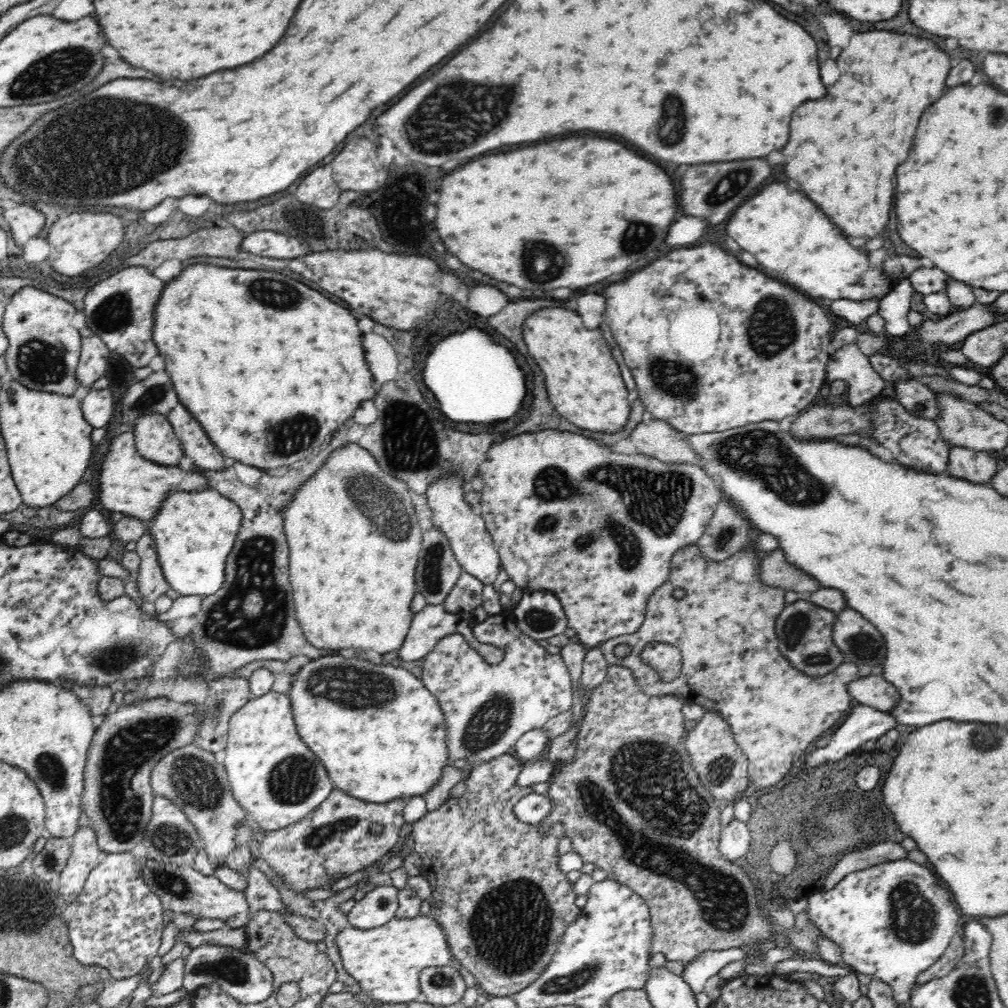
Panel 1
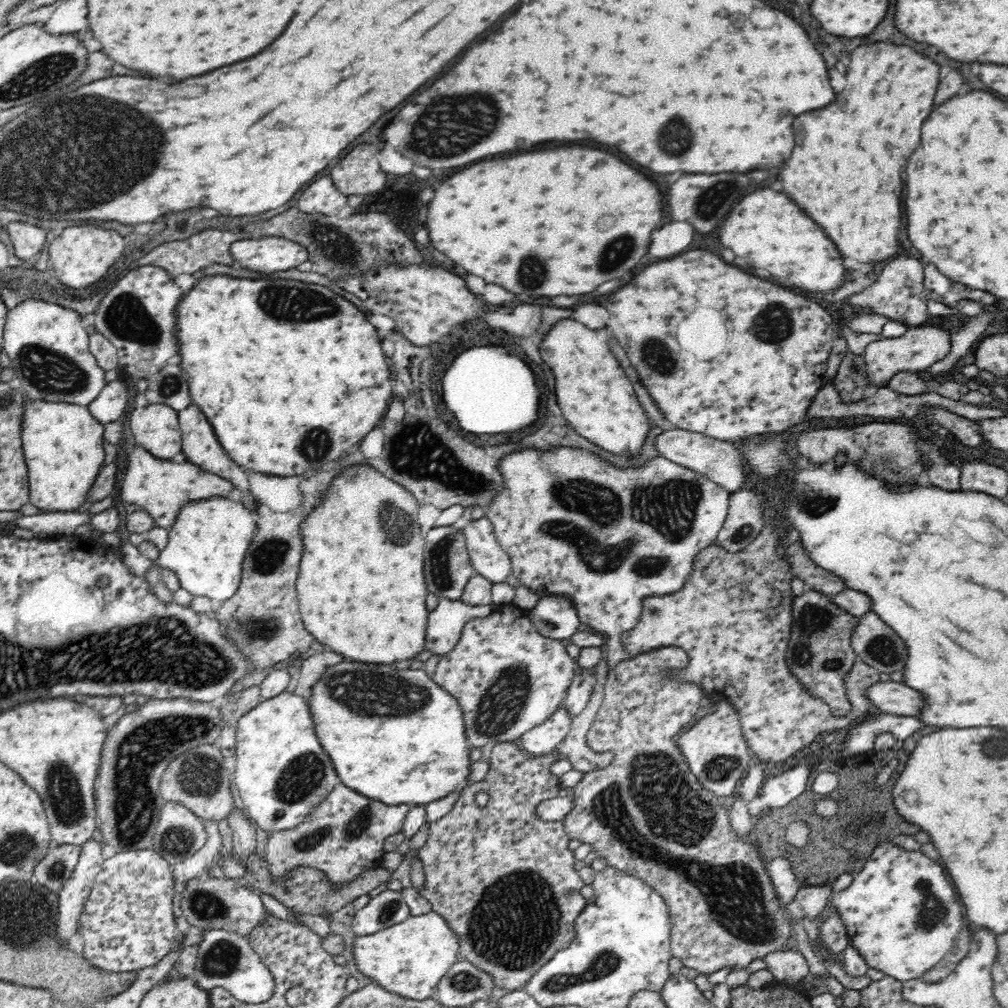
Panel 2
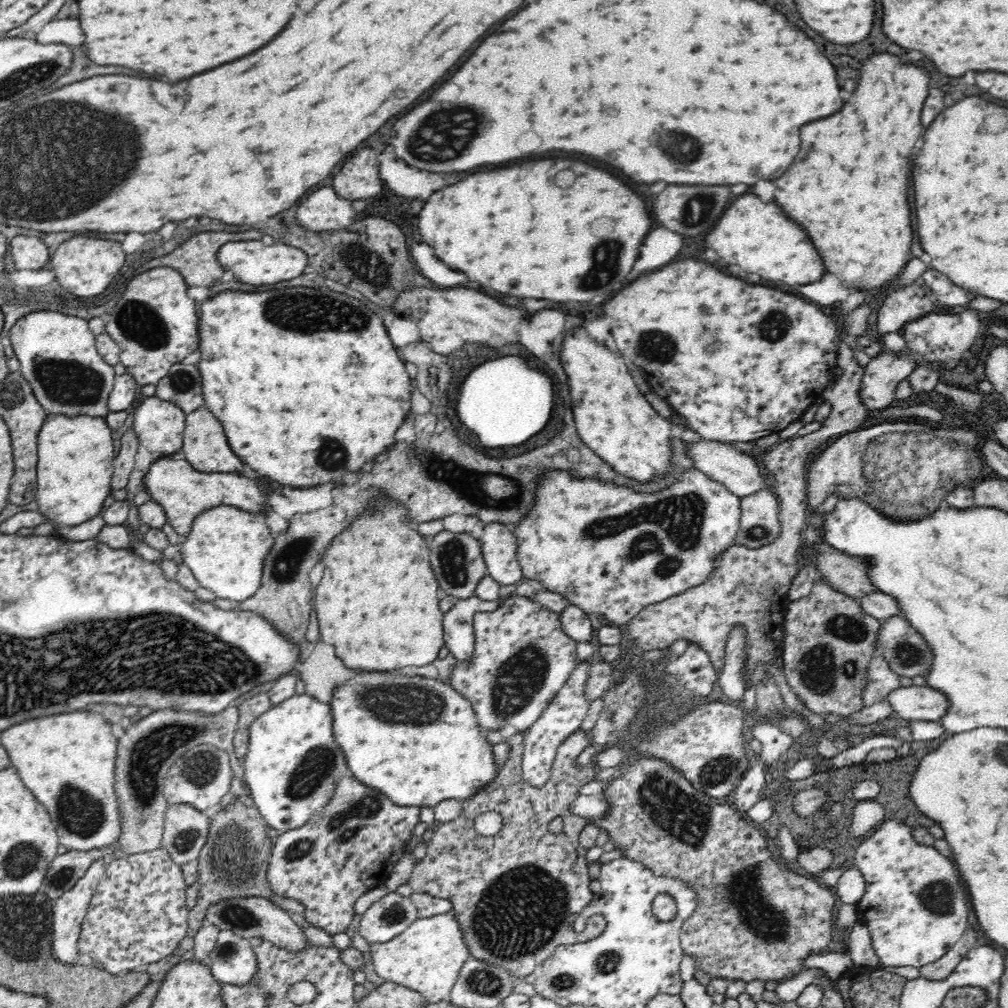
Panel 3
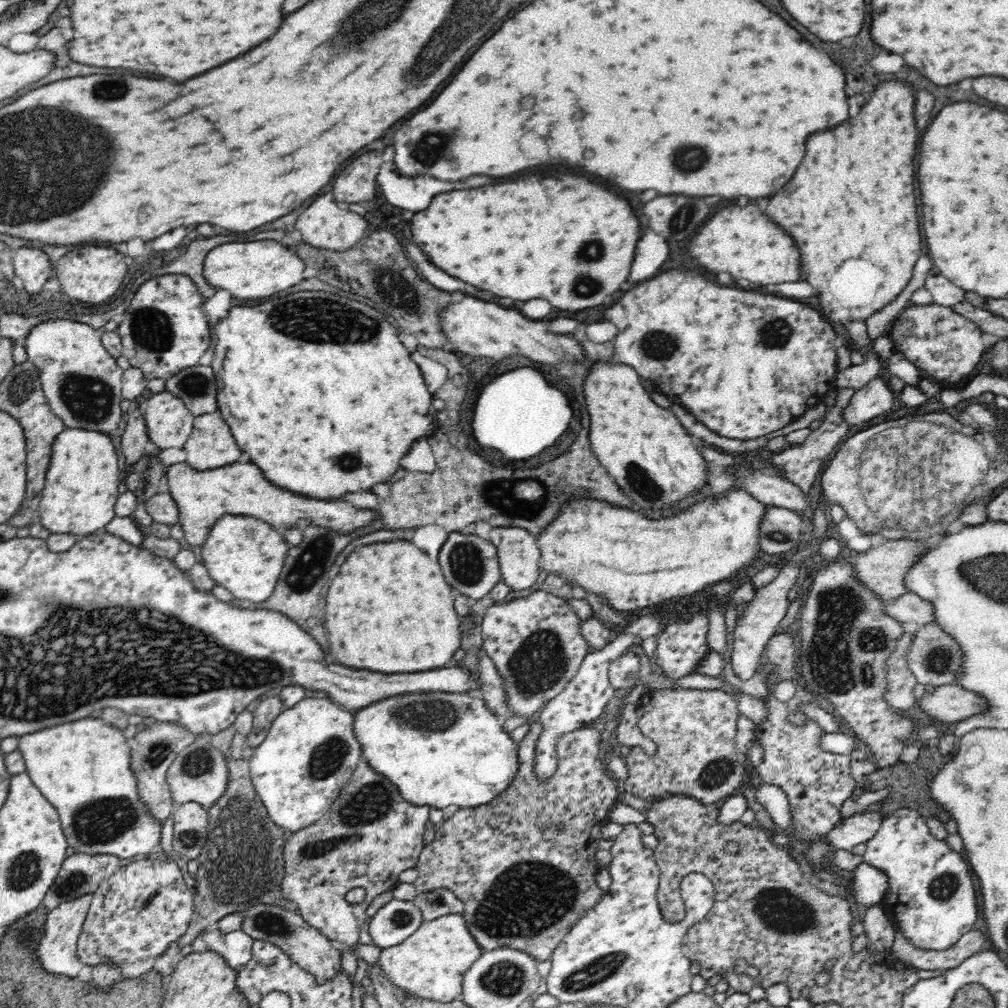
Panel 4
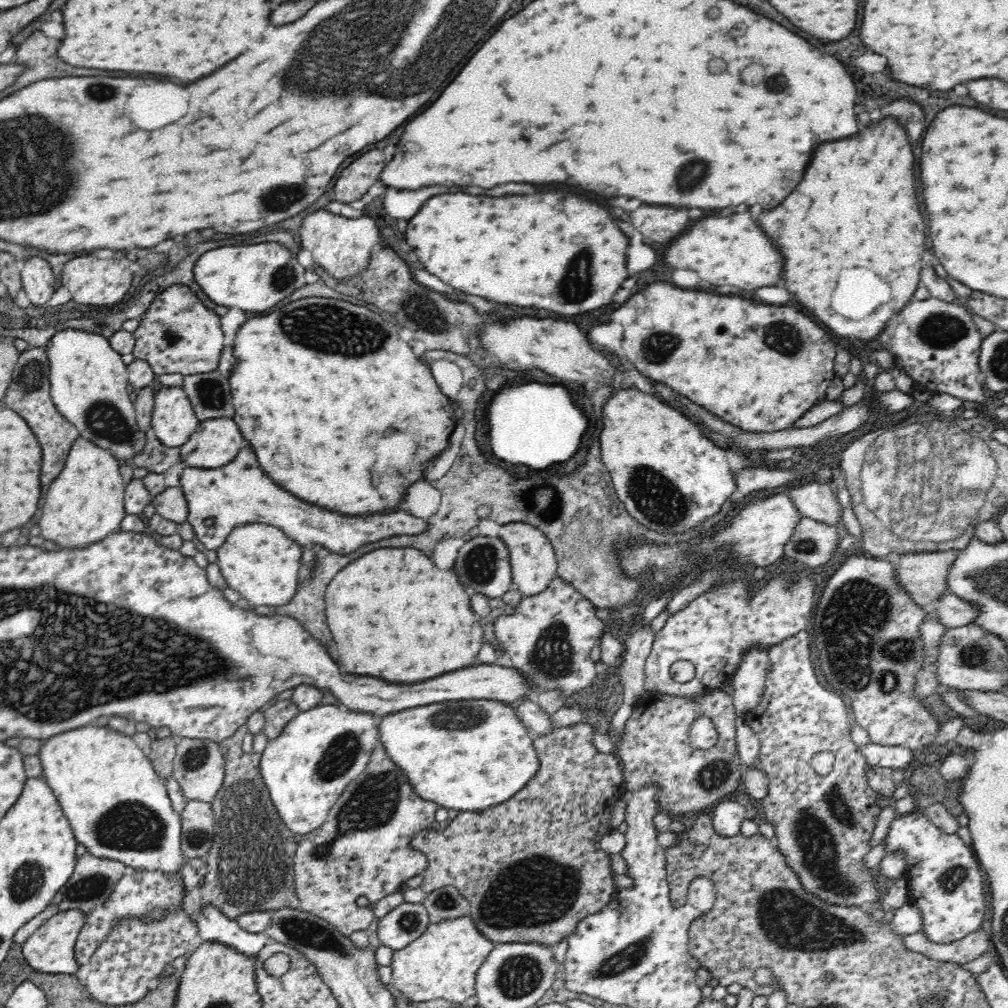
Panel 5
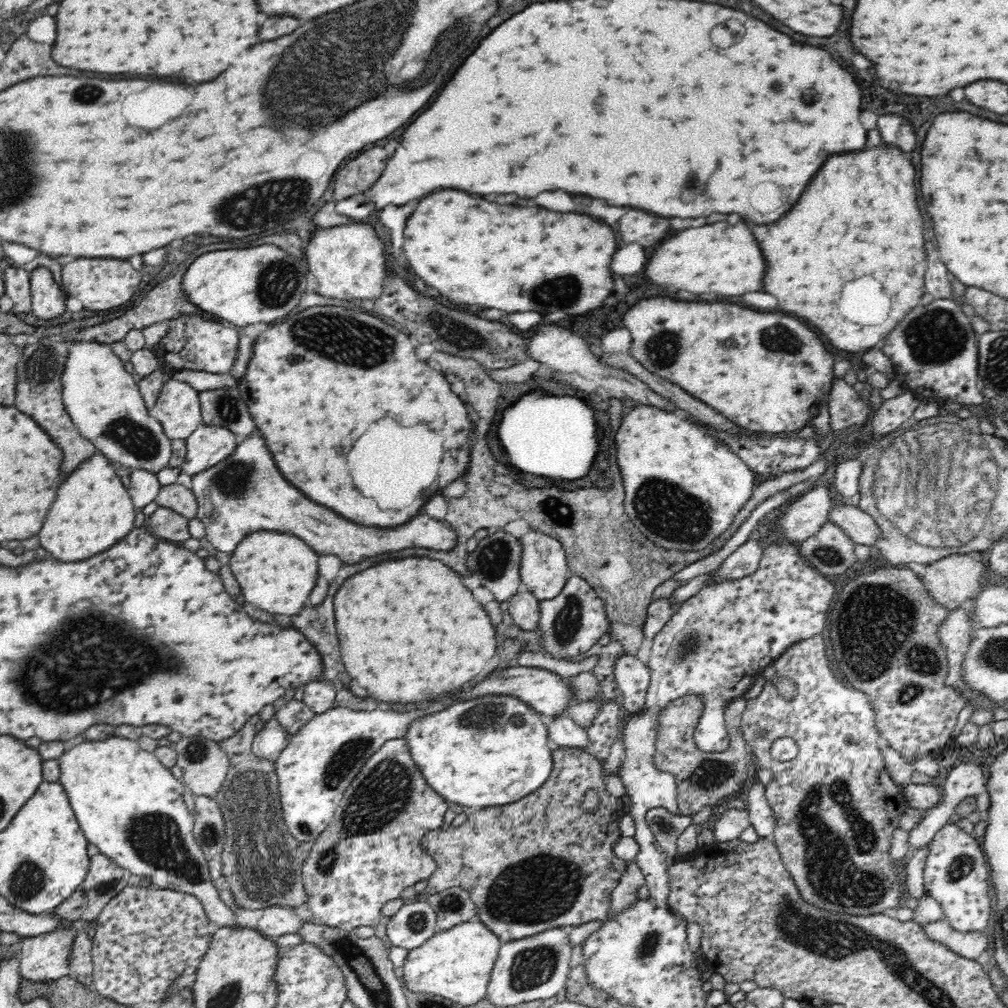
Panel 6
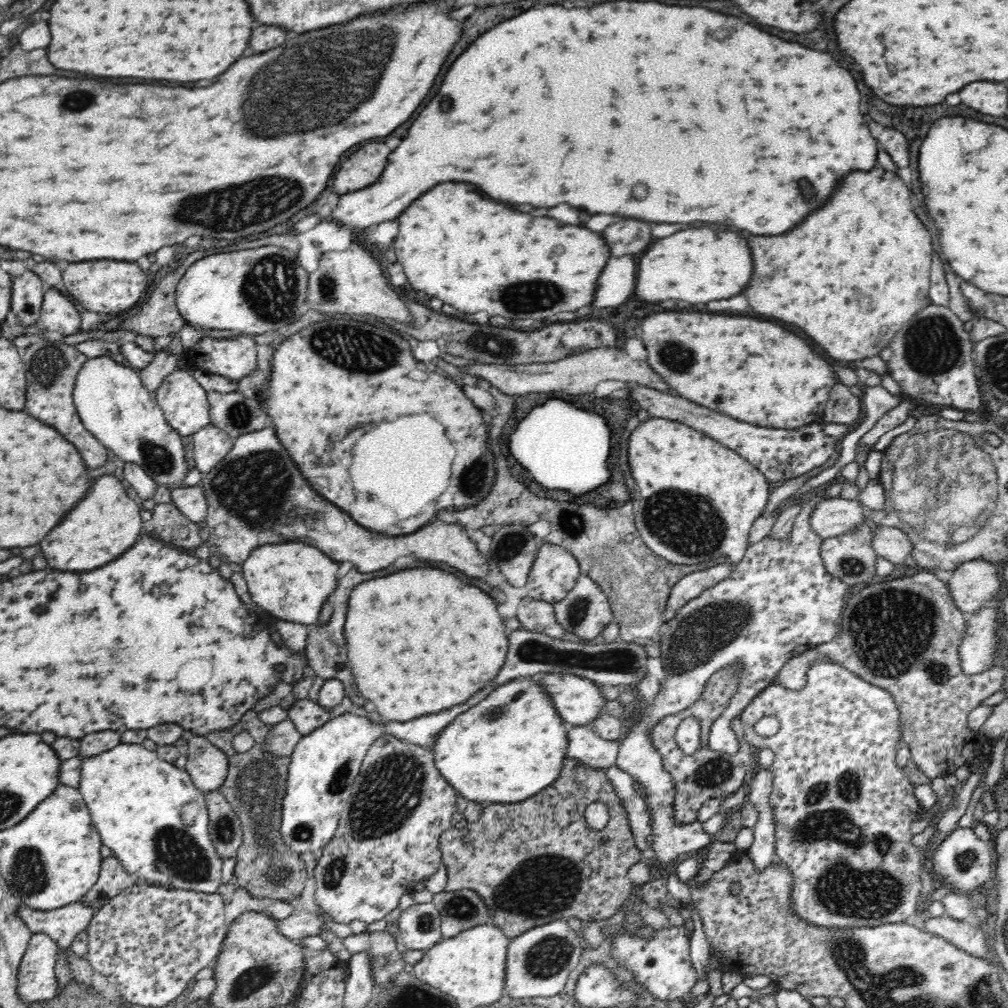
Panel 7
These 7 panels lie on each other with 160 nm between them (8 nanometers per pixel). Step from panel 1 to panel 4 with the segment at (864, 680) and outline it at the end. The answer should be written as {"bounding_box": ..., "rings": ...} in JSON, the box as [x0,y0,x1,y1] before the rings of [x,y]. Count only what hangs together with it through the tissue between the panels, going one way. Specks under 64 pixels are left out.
{"bounding_box":[914,684,986,723],"rings":[[[956,684],[934,686],[932,691],[924,692],[914,699],[918,703],[918,708],[929,718],[936,718],[945,723],[956,723],[962,718],[986,710],[984,697]]]}

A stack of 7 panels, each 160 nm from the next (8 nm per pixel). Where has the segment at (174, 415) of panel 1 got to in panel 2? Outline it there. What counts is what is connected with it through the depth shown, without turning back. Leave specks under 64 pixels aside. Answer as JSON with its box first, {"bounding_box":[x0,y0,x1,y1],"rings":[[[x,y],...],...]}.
{"bounding_box":[177,404,255,511],"rings":[[[194,404],[189,405],[184,410],[177,411],[177,421],[180,426],[182,436],[181,450],[186,455],[188,461],[193,465],[200,467],[203,471],[208,471],[220,475],[222,478],[228,479],[232,484],[244,493],[244,500],[242,504],[250,511],[255,508],[255,497],[250,490],[250,483],[248,483],[248,471],[237,465],[218,443],[217,437],[210,426],[208,419],[204,418],[204,413],[200,408]]]}

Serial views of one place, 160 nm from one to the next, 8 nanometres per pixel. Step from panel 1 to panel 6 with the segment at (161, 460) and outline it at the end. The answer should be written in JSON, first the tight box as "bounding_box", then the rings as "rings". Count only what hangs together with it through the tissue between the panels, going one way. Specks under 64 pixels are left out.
{"bounding_box":[150,380,201,442],"rings":[[[168,380],[150,414],[172,442],[186,441],[201,425],[199,394],[192,386]]]}

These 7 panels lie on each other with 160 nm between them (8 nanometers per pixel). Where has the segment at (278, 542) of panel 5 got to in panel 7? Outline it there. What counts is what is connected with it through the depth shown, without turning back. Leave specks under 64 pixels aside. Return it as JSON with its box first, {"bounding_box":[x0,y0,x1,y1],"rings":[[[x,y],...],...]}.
{"bounding_box":[241,542,338,625],"rings":[[[284,542],[278,546],[262,544],[250,550],[242,562],[241,573],[252,600],[260,608],[277,619],[310,625],[318,621],[322,604],[336,588],[336,570],[338,562],[328,558],[321,549],[302,542]]]}

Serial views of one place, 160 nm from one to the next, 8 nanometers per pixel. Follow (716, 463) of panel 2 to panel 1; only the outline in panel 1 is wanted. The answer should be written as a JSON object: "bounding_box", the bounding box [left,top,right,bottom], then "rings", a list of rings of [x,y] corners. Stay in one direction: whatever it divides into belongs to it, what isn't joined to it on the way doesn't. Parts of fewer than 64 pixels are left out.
{"bounding_box":[626,416,698,465],"rings":[[[647,416],[638,423],[626,438],[626,441],[635,446],[637,452],[666,463],[689,462],[698,465],[696,453],[683,438],[679,438],[680,433],[667,422]]]}

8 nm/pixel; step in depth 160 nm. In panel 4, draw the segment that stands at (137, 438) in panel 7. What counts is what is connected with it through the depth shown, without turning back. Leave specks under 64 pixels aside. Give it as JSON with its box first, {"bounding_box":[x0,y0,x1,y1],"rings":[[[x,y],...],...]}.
{"bounding_box":[22,318,123,435],"rings":[[[52,318],[32,326],[22,340],[27,360],[36,369],[50,410],[65,427],[96,430],[110,435],[122,420],[123,369],[104,350],[102,330],[88,324]]]}

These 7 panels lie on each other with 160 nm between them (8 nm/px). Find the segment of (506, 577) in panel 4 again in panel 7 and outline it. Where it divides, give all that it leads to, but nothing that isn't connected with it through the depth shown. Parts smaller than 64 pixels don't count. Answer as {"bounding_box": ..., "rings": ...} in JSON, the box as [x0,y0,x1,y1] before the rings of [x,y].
{"bounding_box":[527,539,580,603],"rings":[[[544,539],[528,572],[527,596],[549,603],[560,602],[580,575],[576,557],[564,547]]]}

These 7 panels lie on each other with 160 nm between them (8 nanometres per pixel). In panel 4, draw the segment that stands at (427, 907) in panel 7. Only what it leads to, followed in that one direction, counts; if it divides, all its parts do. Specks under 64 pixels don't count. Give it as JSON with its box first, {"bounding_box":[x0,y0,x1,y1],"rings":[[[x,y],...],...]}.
{"bounding_box":[368,898,422,948],"rings":[[[392,898],[372,916],[368,931],[374,945],[390,948],[414,934],[422,922],[422,912],[414,902]]]}

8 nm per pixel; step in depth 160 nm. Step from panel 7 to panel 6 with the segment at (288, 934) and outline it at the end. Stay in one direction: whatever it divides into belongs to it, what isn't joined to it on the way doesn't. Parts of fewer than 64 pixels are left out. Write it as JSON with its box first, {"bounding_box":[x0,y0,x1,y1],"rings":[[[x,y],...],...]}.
{"bounding_box":[254,906,303,938],"rings":[[[269,906],[263,909],[262,917],[254,929],[266,938],[294,934],[302,926],[303,920],[294,914],[293,909],[283,906]]]}

